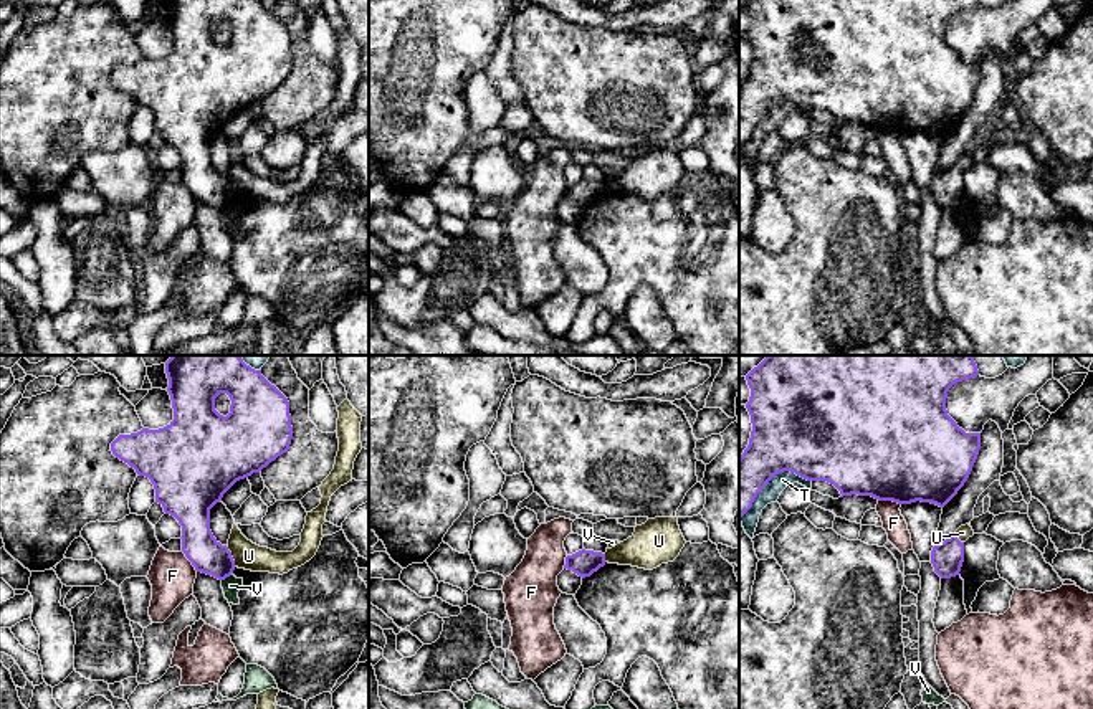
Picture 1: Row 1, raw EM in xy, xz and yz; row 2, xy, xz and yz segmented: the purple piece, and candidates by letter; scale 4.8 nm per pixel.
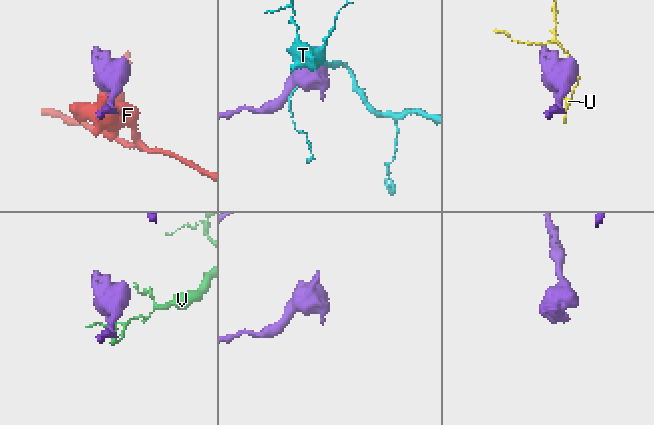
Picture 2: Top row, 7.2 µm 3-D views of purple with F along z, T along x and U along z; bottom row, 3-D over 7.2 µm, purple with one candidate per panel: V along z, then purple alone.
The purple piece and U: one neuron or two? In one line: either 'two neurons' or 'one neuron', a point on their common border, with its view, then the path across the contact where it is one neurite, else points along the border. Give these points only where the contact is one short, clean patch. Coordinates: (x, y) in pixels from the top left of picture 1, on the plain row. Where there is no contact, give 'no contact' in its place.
two neurons | xy (230, 185) | along xy (225, 176), (235, 195)

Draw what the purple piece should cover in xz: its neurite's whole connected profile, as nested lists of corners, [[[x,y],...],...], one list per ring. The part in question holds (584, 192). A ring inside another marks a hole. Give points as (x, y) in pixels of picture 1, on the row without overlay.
[[[582,178],[566,187],[564,198],[572,200],[579,207],[585,208],[604,195],[605,195],[605,183]]]

